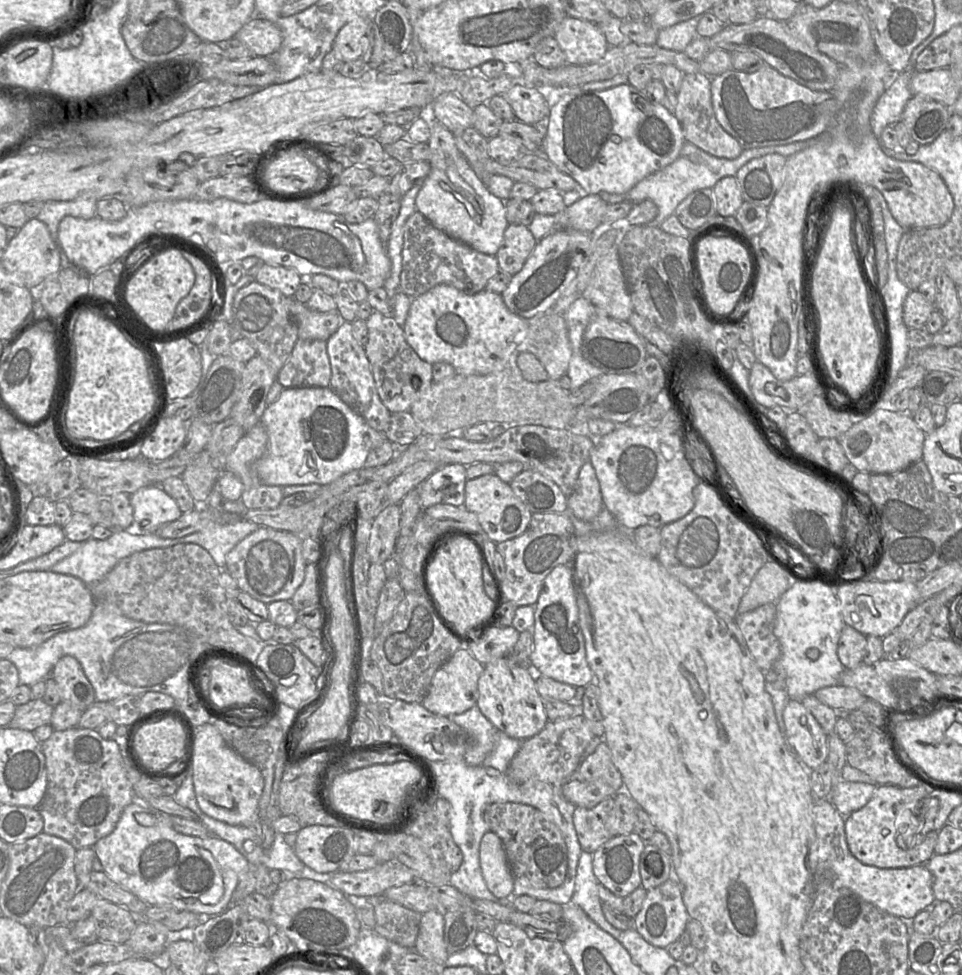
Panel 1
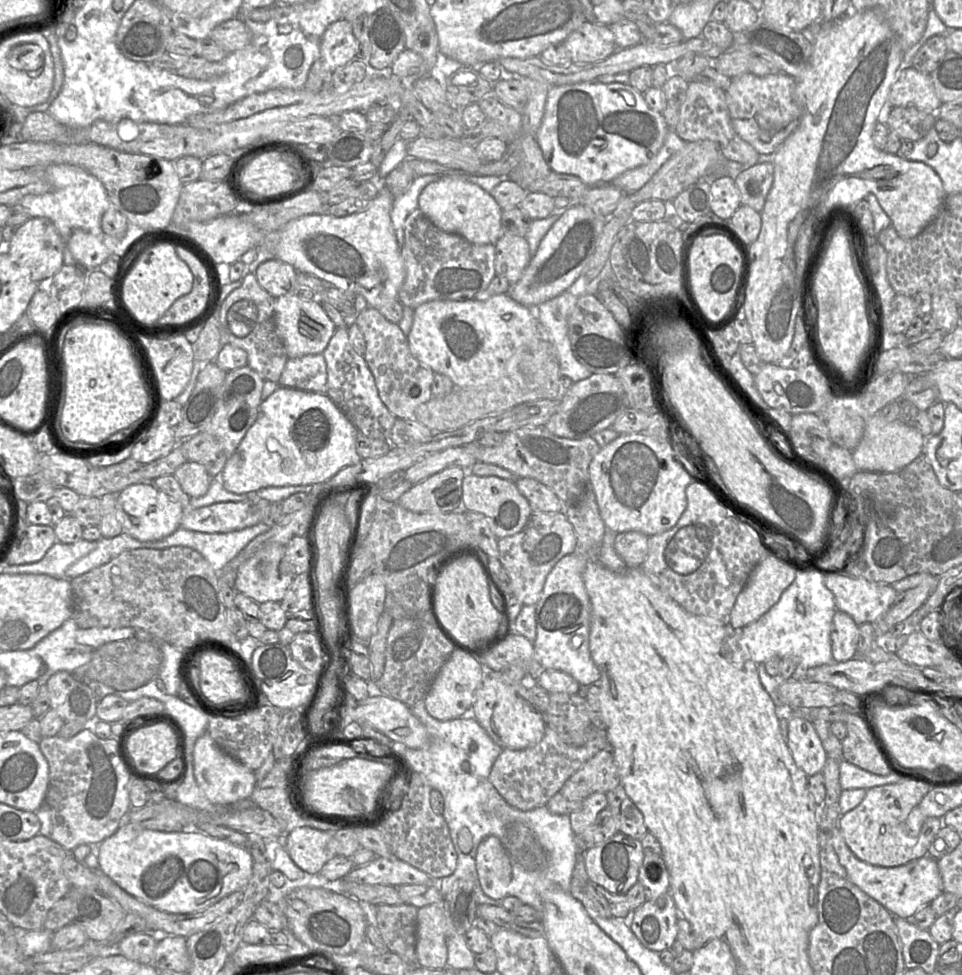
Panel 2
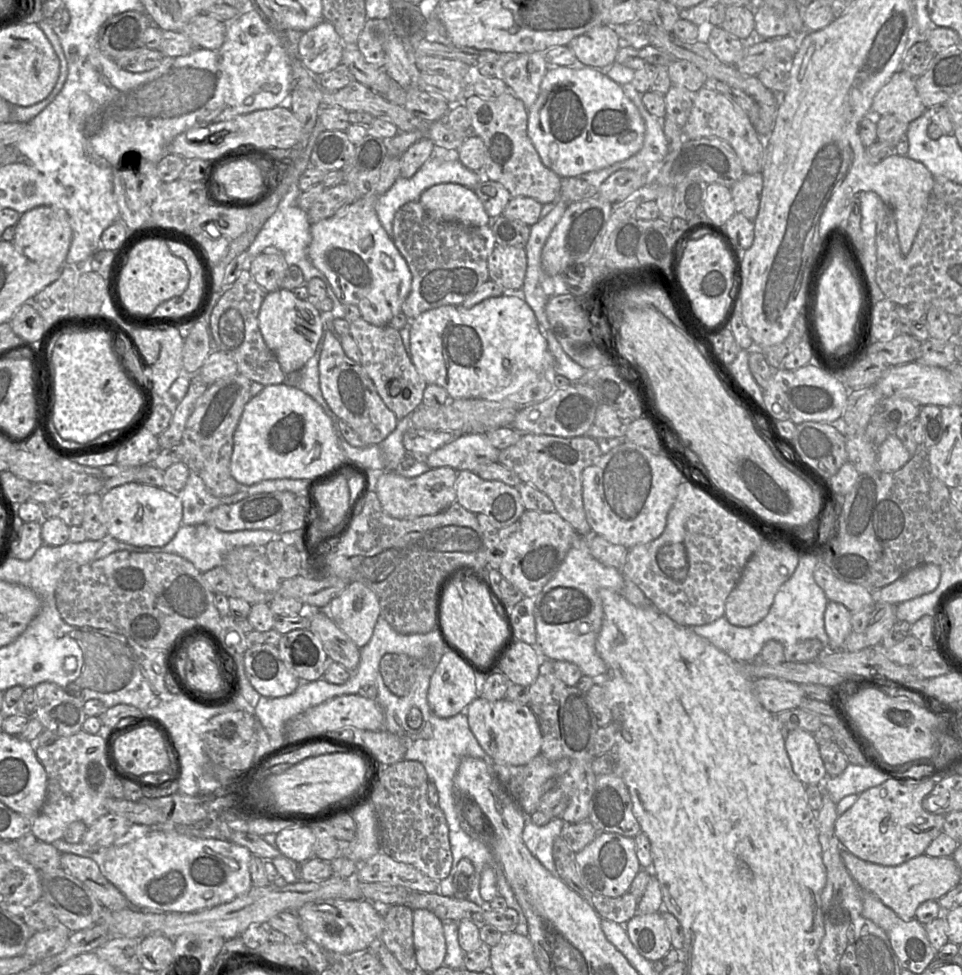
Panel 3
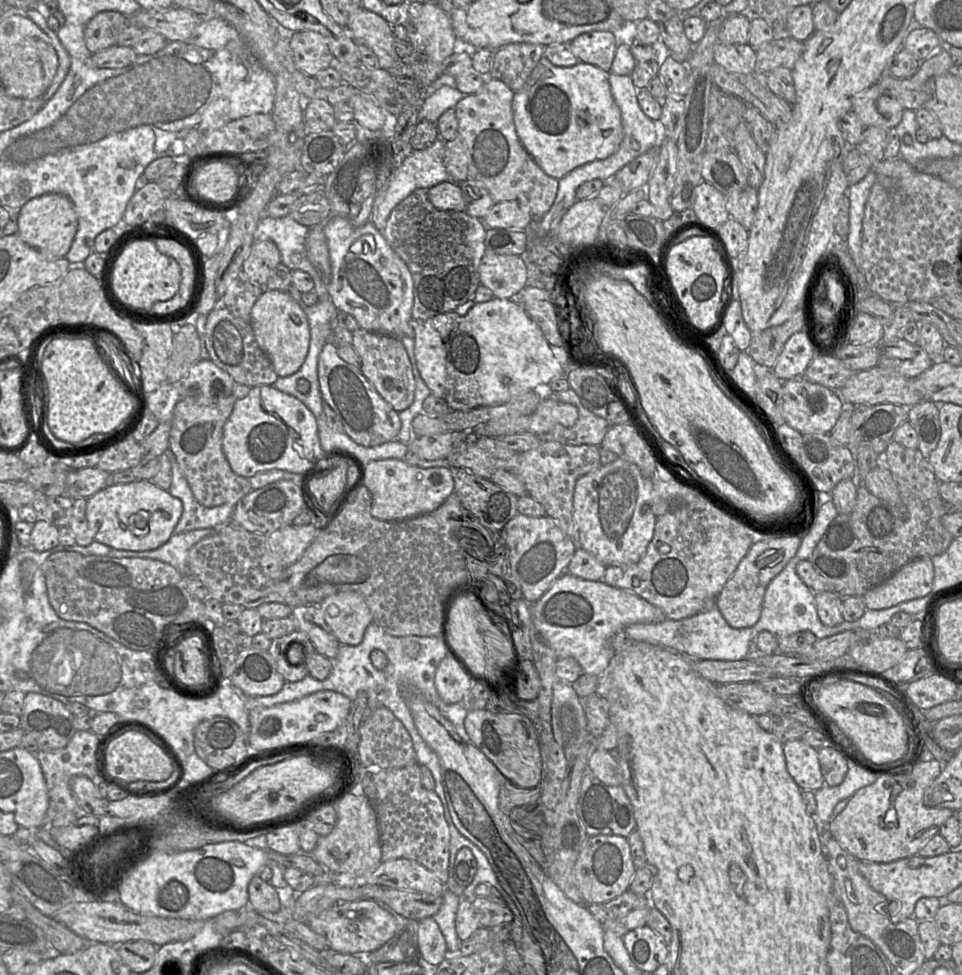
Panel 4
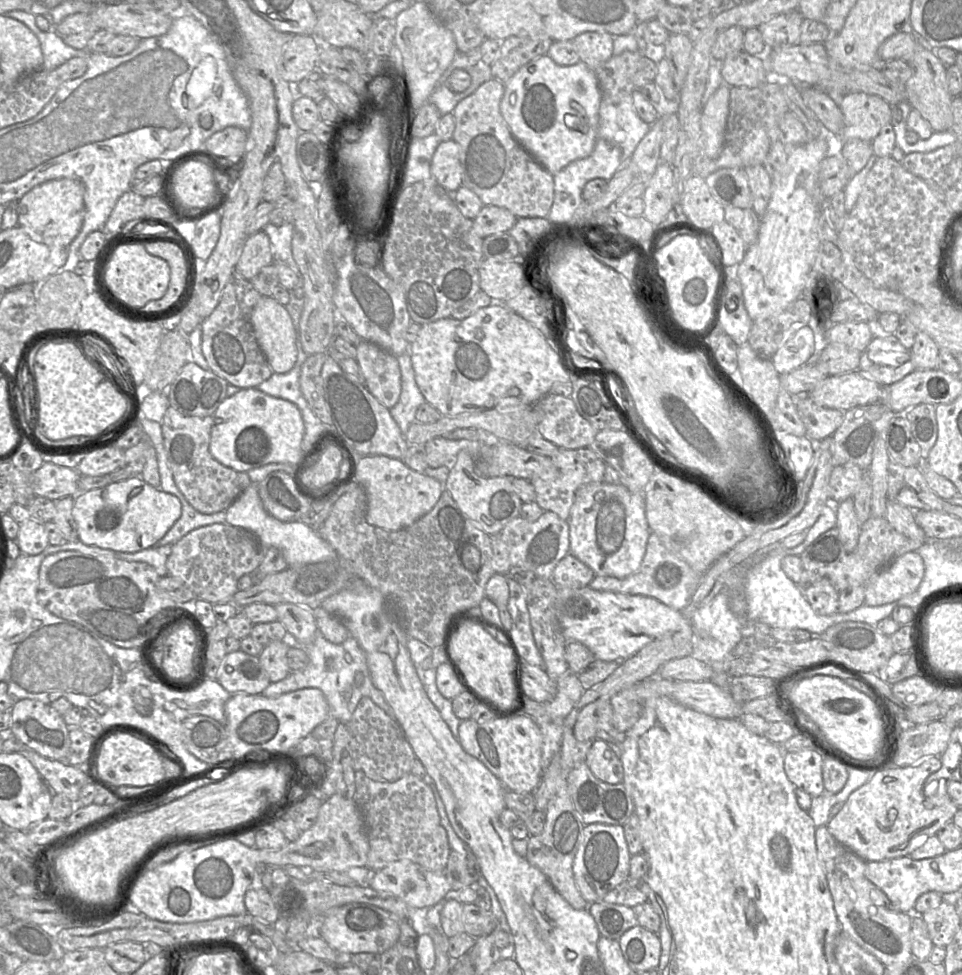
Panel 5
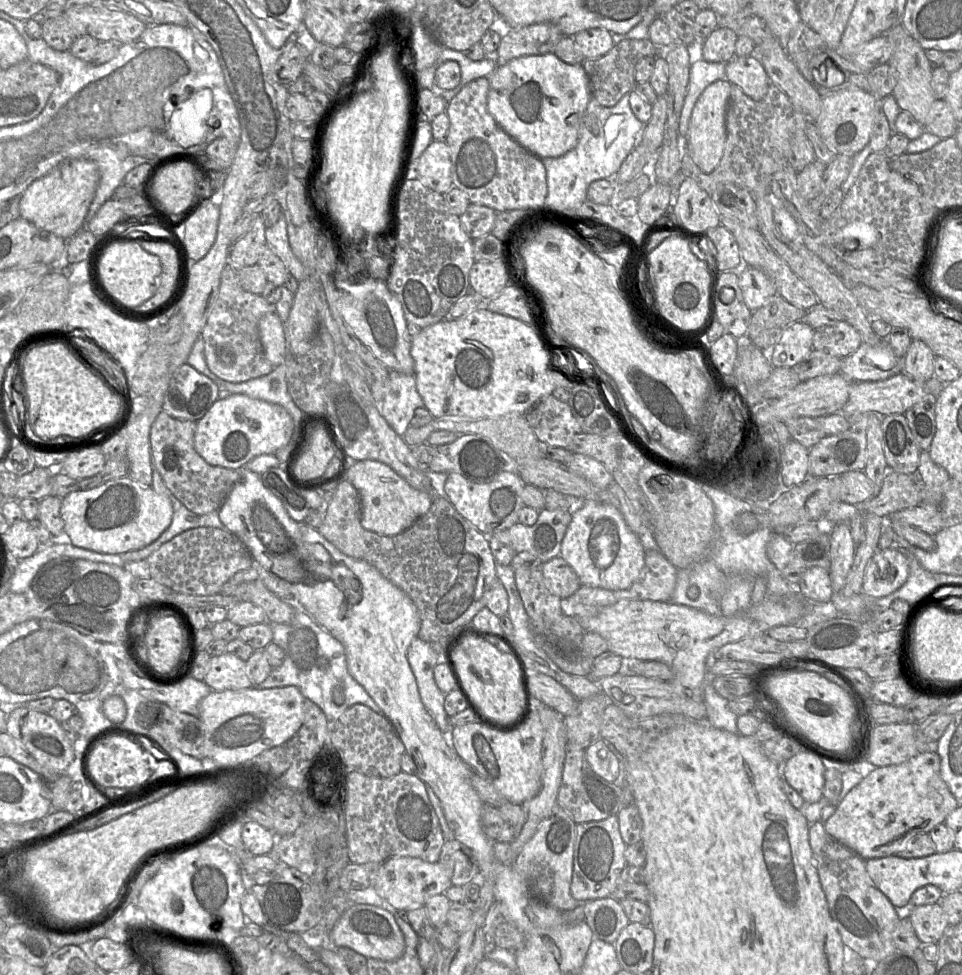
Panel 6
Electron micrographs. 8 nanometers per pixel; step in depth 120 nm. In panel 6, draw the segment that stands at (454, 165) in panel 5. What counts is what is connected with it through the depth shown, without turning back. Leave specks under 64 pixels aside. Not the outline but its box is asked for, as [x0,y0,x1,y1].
[415,142,453,194]

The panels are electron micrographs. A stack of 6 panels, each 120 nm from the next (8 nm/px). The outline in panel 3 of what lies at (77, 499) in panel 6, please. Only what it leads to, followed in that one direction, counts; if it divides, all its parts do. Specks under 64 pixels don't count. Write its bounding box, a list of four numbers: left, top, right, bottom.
[101,482,183,546]

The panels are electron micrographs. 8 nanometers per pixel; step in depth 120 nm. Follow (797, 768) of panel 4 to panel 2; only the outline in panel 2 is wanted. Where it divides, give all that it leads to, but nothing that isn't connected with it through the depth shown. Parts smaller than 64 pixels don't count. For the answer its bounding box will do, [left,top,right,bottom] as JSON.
[786,716,828,777]

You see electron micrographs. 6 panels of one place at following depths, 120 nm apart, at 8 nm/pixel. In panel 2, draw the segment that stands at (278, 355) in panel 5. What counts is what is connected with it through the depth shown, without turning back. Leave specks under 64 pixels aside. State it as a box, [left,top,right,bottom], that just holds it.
[274,293,337,359]

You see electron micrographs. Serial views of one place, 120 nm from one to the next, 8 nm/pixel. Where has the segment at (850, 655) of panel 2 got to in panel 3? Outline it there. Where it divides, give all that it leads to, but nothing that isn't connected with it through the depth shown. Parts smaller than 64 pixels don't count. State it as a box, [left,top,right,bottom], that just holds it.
[824,601,852,650]

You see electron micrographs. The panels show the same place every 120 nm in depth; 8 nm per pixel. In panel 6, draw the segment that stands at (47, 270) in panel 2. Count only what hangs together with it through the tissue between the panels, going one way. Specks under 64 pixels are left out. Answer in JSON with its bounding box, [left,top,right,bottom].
[20,159,99,239]

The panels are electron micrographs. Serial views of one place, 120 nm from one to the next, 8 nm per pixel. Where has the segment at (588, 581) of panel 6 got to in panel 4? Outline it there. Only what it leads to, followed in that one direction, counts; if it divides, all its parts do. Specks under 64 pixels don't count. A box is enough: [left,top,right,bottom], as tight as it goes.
[574,458,657,567]

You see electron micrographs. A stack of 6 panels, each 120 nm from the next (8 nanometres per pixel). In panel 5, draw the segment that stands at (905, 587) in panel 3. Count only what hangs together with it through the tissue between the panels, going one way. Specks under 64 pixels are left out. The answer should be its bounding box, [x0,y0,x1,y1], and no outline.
[865,552,925,606]

